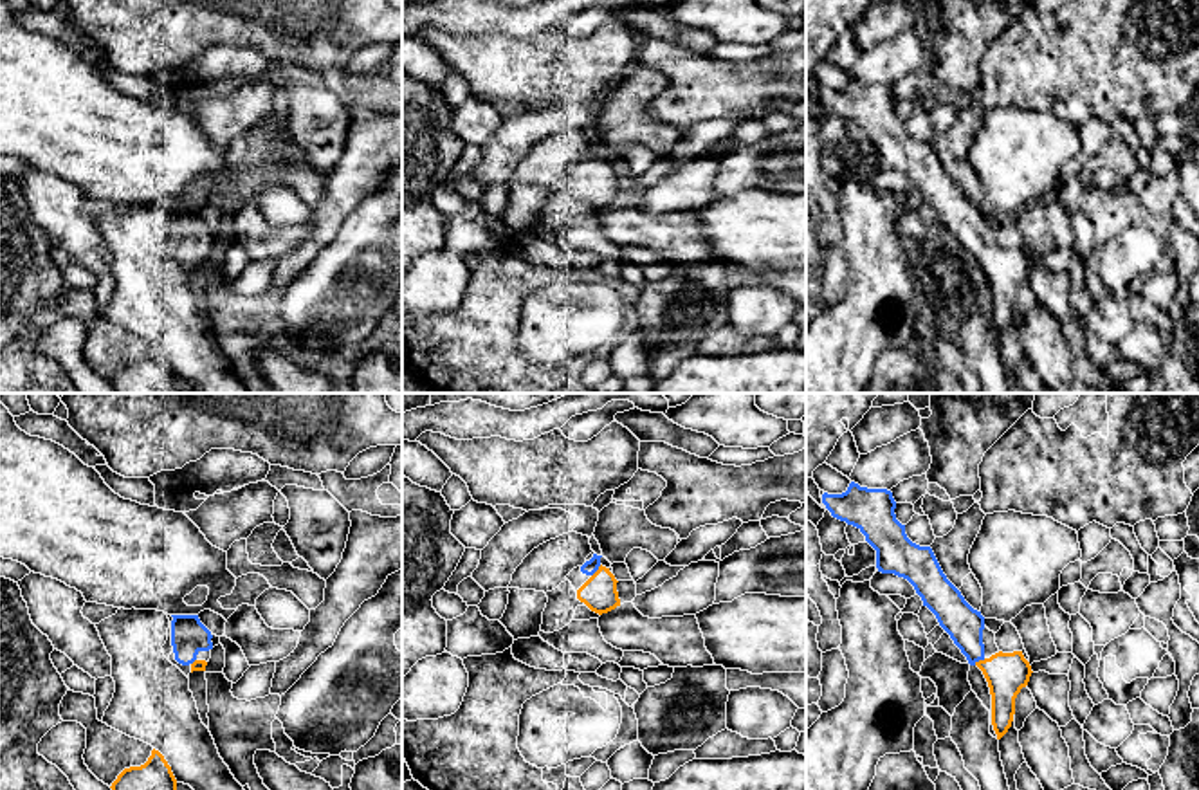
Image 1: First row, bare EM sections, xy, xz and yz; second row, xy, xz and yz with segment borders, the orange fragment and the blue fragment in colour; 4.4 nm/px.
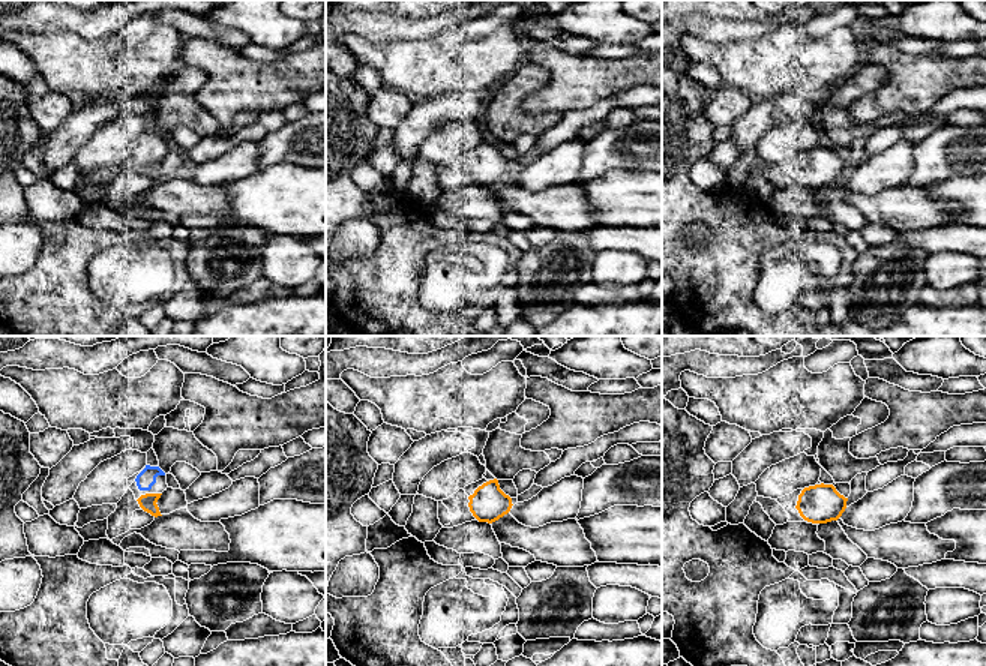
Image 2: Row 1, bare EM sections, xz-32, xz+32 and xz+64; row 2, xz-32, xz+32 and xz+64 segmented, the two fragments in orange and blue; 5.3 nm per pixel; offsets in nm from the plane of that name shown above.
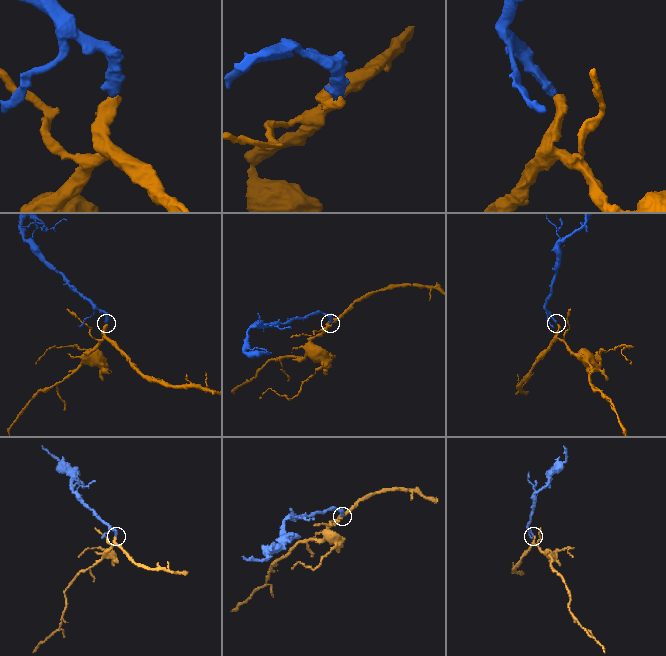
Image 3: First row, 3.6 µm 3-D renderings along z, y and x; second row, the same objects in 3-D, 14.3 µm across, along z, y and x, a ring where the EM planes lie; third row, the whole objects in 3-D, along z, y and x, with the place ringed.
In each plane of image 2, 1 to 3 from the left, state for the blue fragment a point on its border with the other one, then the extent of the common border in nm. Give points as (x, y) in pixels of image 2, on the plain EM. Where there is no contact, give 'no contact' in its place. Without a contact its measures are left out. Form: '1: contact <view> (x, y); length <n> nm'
1: no contact
2: no contact
3: no contact

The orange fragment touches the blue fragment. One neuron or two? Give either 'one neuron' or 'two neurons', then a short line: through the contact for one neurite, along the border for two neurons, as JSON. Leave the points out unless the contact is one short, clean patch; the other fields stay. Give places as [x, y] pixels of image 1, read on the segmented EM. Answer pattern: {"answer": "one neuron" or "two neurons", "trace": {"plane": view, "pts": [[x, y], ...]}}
{"answer": "one neuron"}

